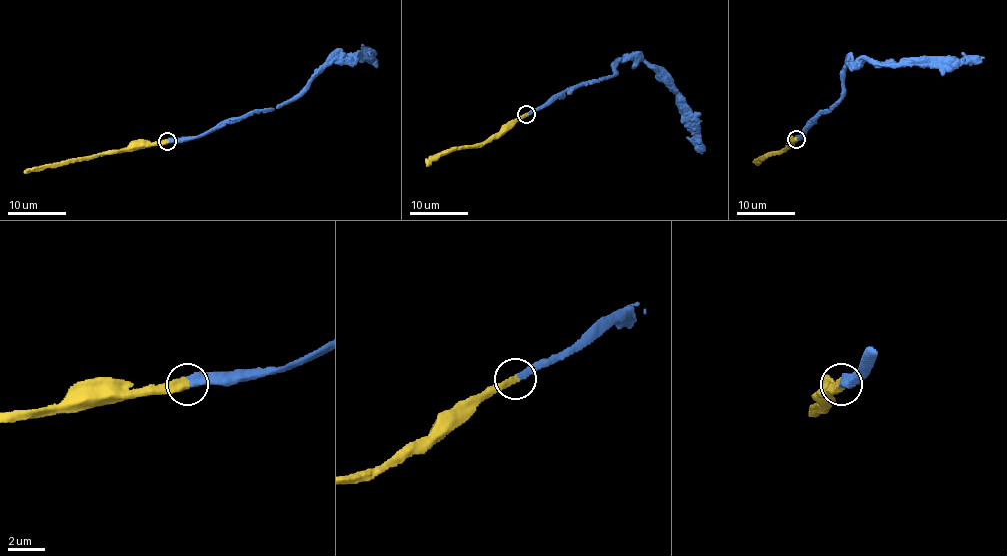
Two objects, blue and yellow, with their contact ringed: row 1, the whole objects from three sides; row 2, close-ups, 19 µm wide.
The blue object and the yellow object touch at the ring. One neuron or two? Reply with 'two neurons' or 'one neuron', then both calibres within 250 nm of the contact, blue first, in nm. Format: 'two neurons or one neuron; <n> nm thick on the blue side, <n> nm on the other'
one neuron; 400 nm thick on the blue side, 400 nm on the other

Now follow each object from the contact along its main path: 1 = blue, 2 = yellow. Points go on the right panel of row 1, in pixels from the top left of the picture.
1: (796, 138), (804, 136), (811, 119), (836, 106), (844, 86), (844, 69), (863, 59), (964, 63), (984, 57)
2: (796, 139), (788, 141), (789, 145), (786, 145), (785, 149), (757, 157), (759, 164)

